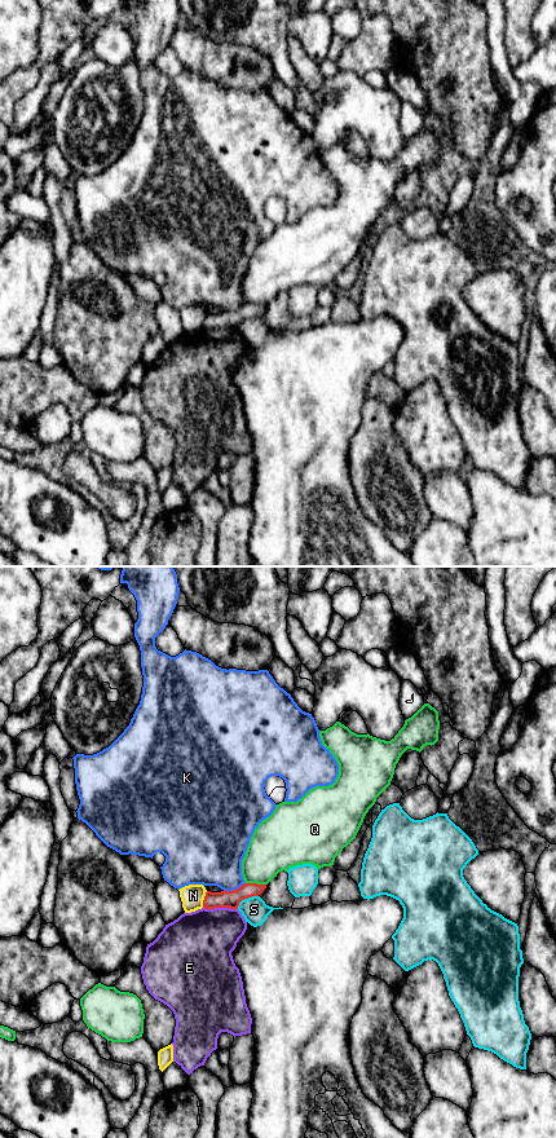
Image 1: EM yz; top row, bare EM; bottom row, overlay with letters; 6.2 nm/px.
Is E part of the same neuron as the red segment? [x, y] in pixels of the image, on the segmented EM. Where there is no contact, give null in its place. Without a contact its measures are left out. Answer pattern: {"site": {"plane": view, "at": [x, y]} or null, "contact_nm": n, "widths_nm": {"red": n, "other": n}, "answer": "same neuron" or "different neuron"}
{"site": {"plane": "yz", "at": [220, 907]}, "contact_nm": 220, "widths_nm": {"red": 110, "other": 380}, "answer": "different neuron"}

